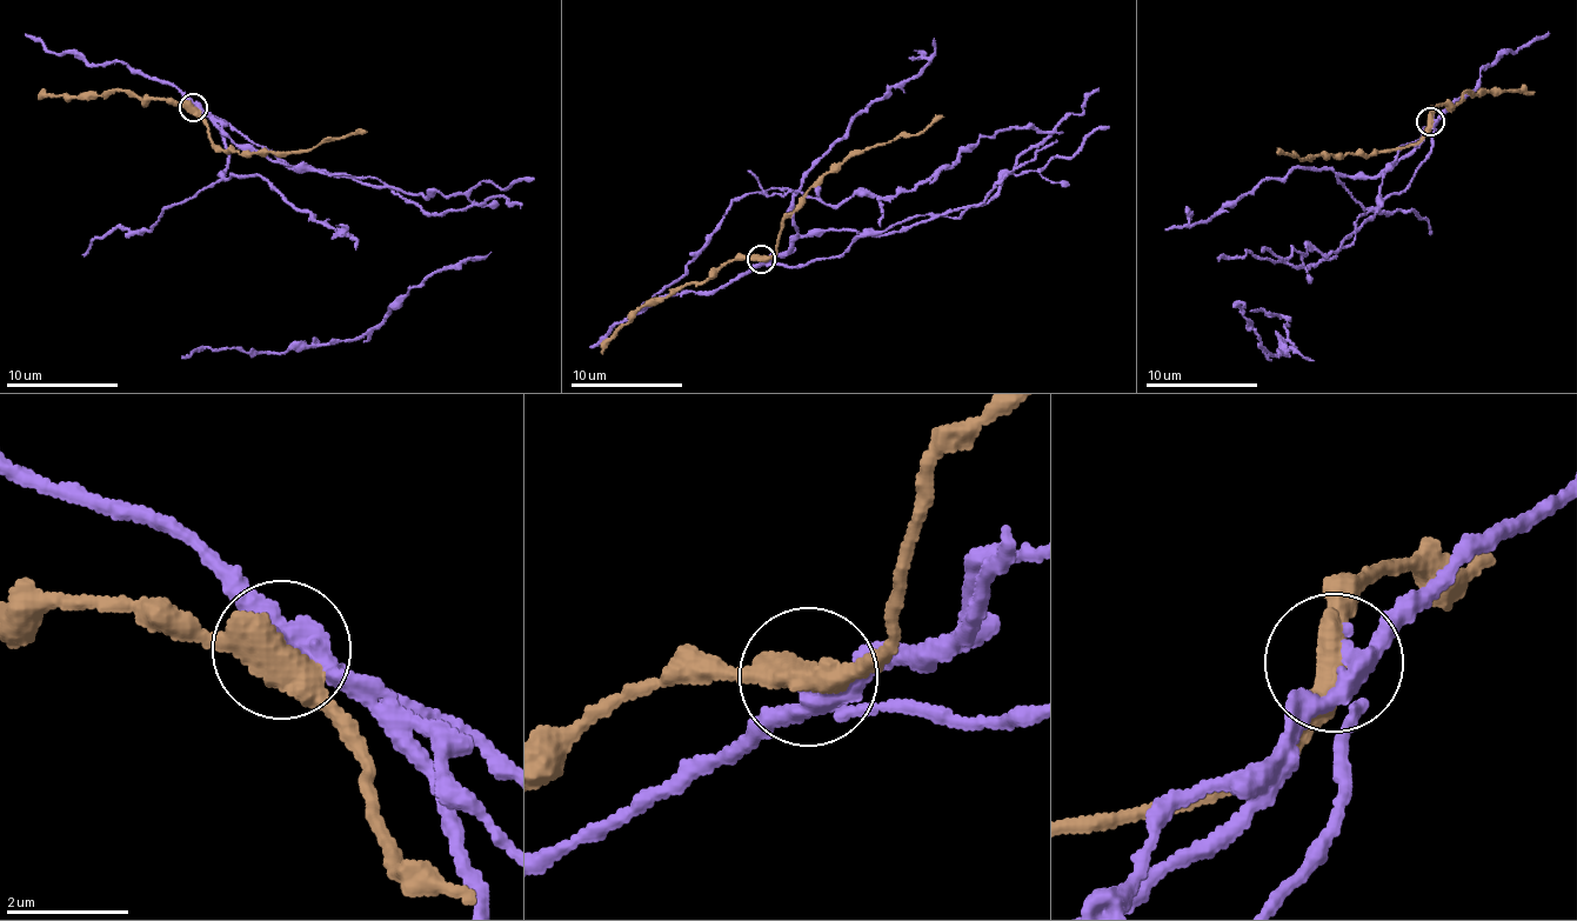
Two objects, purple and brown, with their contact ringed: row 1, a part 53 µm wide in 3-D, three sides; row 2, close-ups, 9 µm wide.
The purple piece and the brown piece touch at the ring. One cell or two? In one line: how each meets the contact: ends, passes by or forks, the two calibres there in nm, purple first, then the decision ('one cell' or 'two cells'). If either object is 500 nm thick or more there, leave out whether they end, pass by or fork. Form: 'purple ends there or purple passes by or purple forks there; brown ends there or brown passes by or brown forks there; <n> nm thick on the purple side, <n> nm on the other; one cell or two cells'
purple forks there; brown passes by; 300 nm thick on the purple side, 480 nm on the other; two cells

